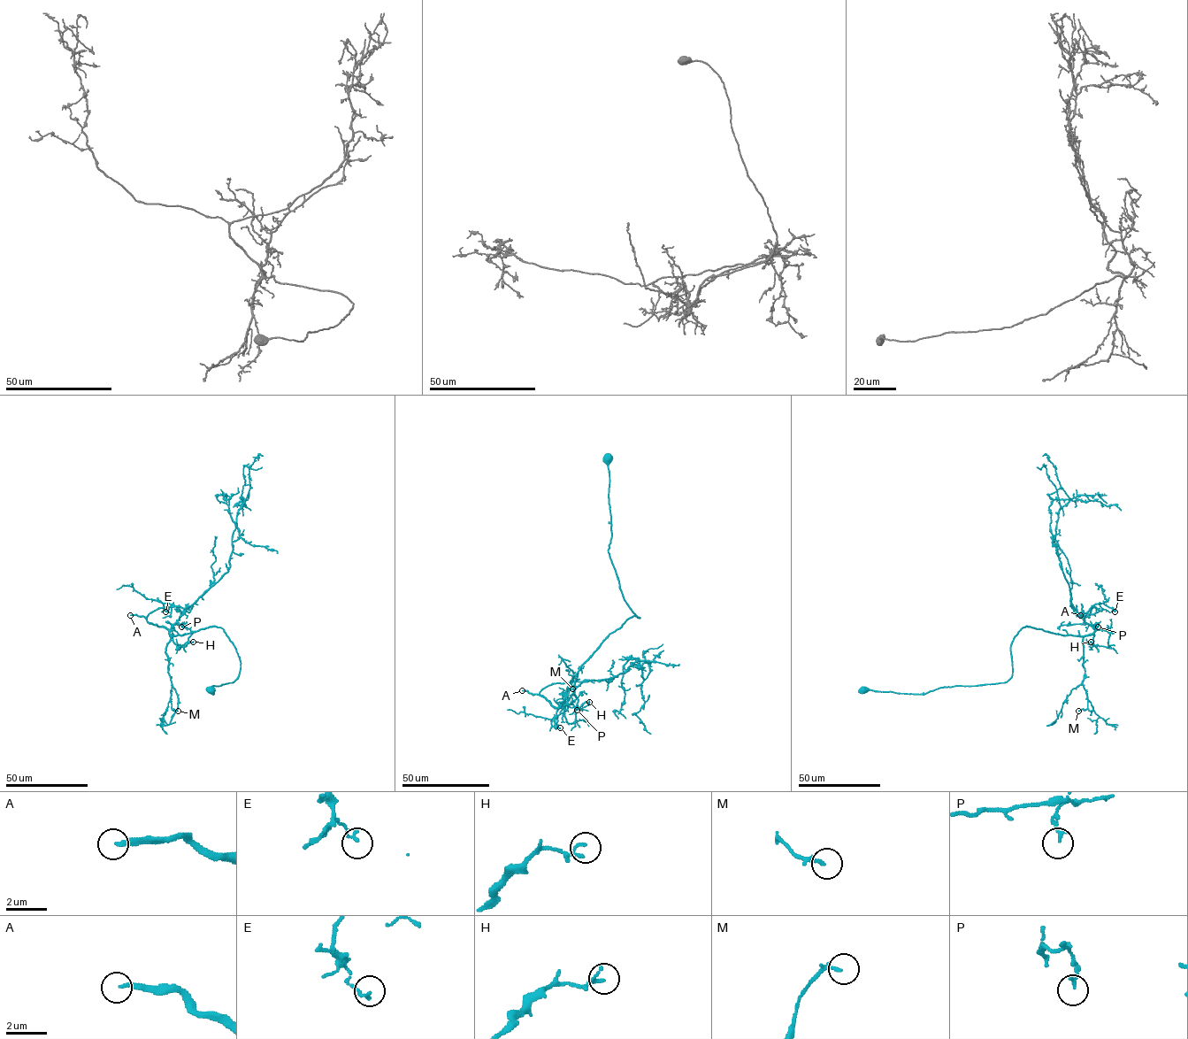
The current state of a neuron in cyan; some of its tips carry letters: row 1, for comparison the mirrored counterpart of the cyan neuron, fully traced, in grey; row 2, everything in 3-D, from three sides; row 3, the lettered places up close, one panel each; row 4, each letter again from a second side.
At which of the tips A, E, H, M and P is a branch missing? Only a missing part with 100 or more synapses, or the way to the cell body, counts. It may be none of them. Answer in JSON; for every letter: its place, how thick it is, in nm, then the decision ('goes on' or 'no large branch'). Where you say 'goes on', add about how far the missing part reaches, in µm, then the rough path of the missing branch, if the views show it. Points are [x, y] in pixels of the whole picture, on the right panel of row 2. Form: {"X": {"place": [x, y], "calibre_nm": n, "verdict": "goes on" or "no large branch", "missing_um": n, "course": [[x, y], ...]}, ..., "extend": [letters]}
{"A": {"place": [1080, 615], "calibre_nm": 220, "verdict": "goes on", "missing_um": 180, "course": [[1080, 615], [1071, 608], [1059, 573], [1056, 534], [1059, 511], [1046, 482], [1053, 473], [1053, 460], [1060, 457]]}, "E": {"place": [1115, 611], "calibre_nm": 130, "verdict": "no large branch"}, "H": {"place": [1091, 642], "calibre_nm": 100, "verdict": "no large branch"}, "M": {"place": [1078, 711], "calibre_nm": 170, "verdict": "no large branch"}, "P": {"place": [1098, 627], "calibre_nm": 140, "verdict": "no large branch"}, "extend": ["A"]}

